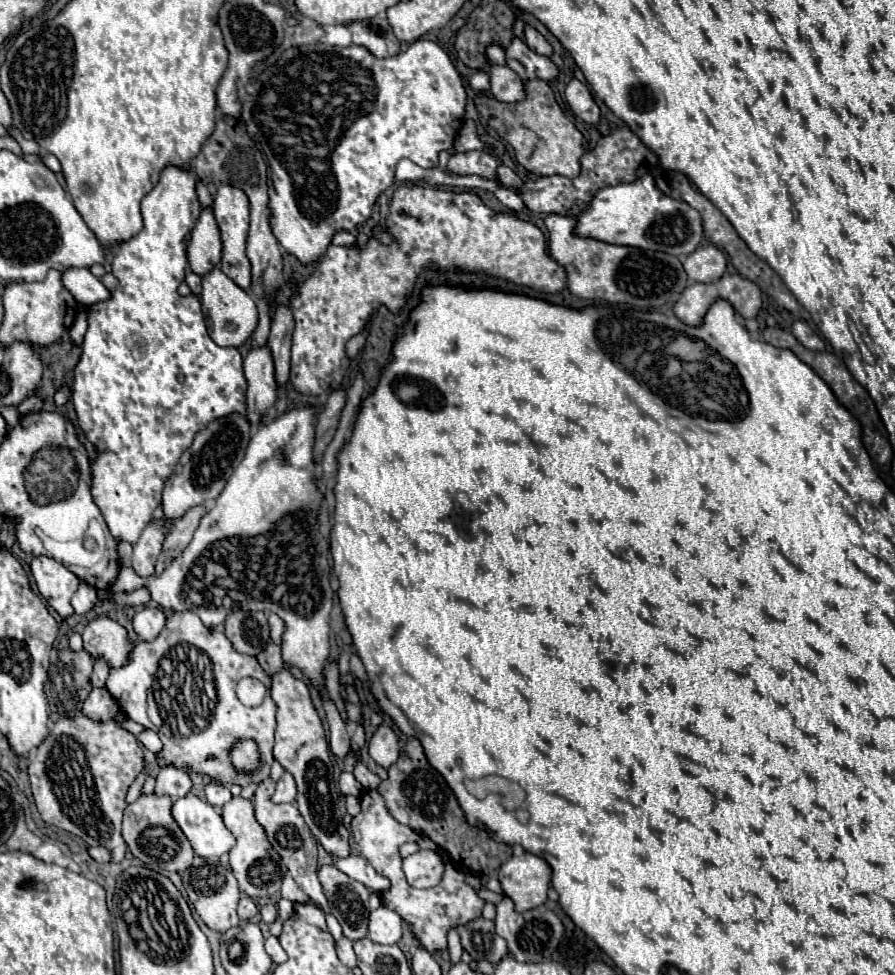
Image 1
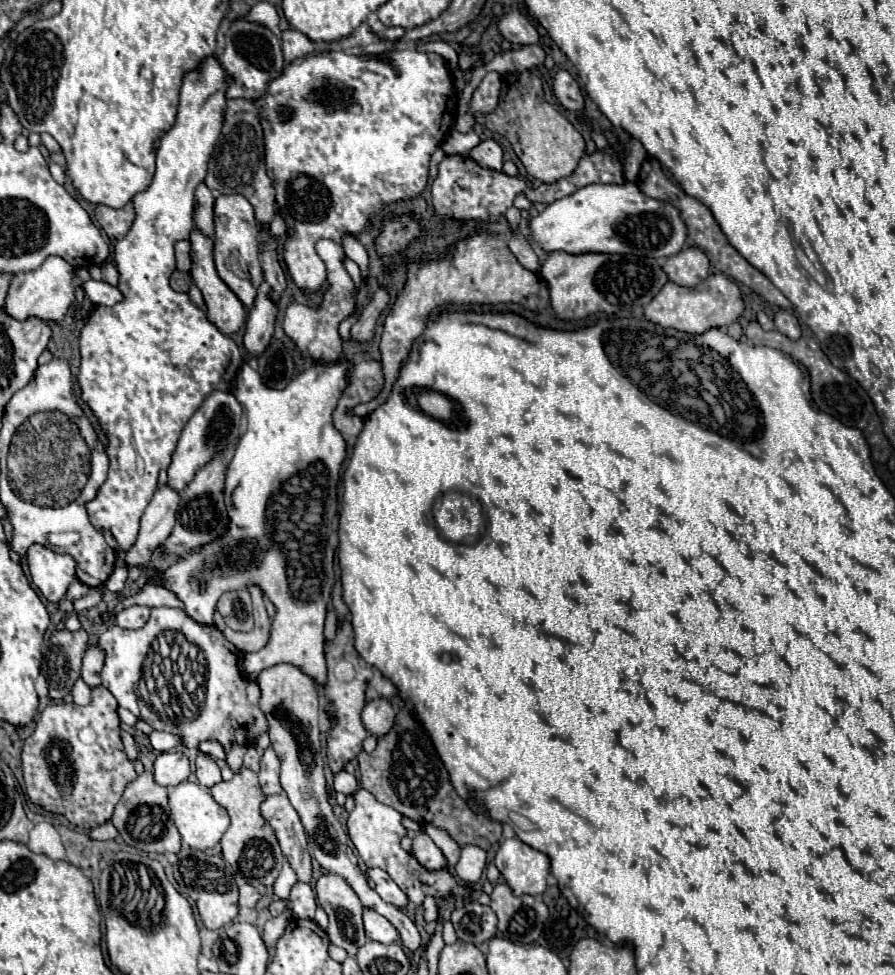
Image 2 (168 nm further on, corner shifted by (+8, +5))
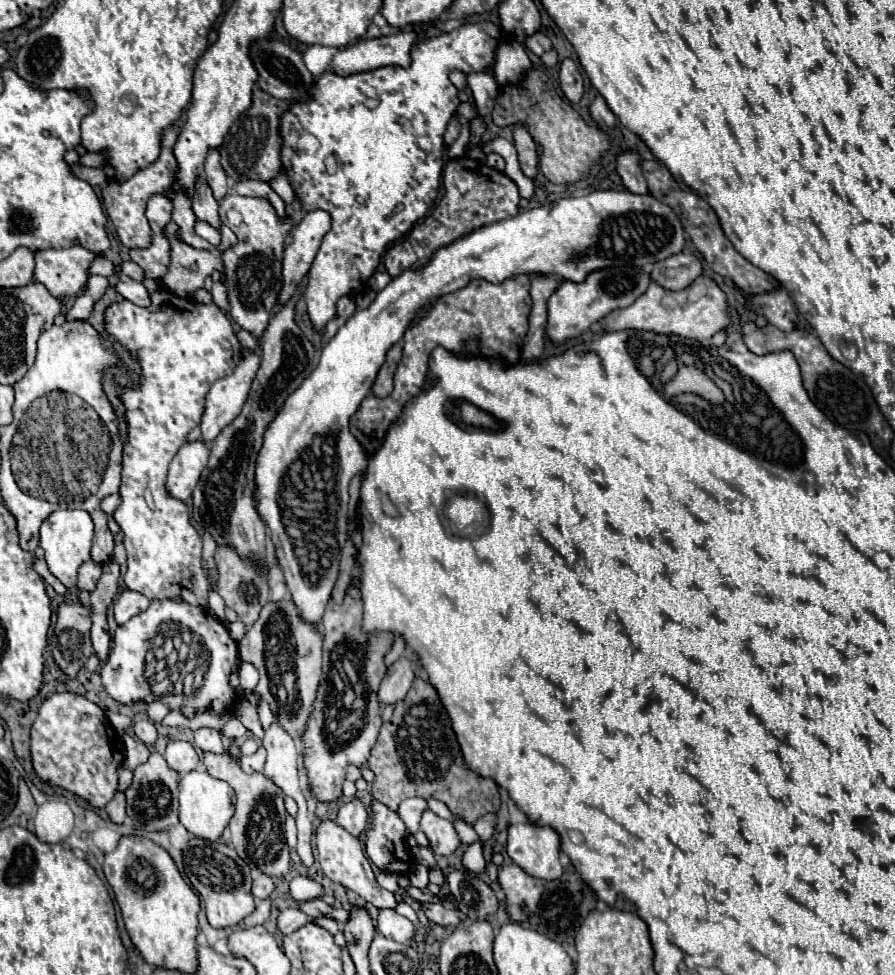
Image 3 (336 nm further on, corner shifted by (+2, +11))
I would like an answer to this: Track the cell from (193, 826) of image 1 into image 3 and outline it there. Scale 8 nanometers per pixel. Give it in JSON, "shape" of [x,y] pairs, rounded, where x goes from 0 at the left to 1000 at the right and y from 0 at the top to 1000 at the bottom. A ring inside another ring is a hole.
{"shape":[[[215,790],[208,796],[201,798],[199,802],[201,808],[201,843],[203,847],[221,857],[221,859],[232,859],[232,862],[244,862],[250,853],[250,849],[255,847],[259,835],[261,835],[261,825],[259,825],[259,816],[261,810],[244,798],[237,798],[230,790]]]}

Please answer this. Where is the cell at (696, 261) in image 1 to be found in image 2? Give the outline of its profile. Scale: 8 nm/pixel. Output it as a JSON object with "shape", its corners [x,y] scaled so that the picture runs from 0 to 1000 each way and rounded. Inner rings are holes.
{"shape":[[[771,252],[744,265],[742,277],[751,289],[762,293],[775,293],[775,291],[782,291],[791,283],[793,267],[782,254]]]}

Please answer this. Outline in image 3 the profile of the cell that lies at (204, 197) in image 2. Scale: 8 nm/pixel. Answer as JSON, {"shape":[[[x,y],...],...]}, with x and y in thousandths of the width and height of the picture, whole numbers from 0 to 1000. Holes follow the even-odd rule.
{"shape":[[[235,152],[230,158],[230,166],[228,166],[228,183],[232,183],[232,189],[237,191],[241,205],[250,203],[255,197],[255,187],[253,187],[253,178],[246,170],[246,156],[244,152]]]}

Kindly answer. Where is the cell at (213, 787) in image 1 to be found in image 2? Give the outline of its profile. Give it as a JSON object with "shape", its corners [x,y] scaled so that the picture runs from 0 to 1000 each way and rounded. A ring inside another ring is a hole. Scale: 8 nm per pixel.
{"shape":[[[221,771],[221,775],[219,775],[219,798],[230,808],[237,808],[239,804],[248,802],[244,784],[237,777],[232,777],[230,773],[226,773],[226,771]]]}

